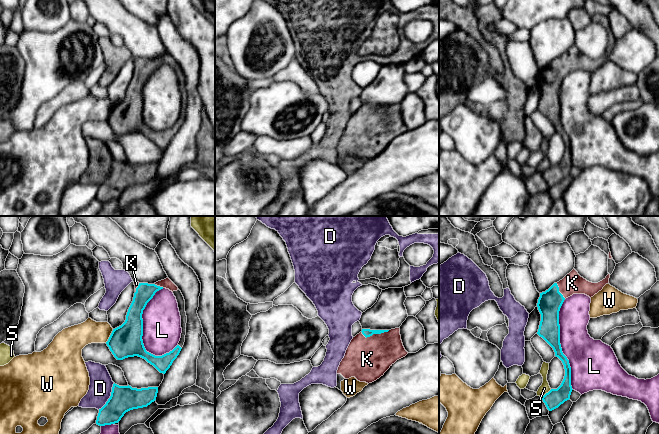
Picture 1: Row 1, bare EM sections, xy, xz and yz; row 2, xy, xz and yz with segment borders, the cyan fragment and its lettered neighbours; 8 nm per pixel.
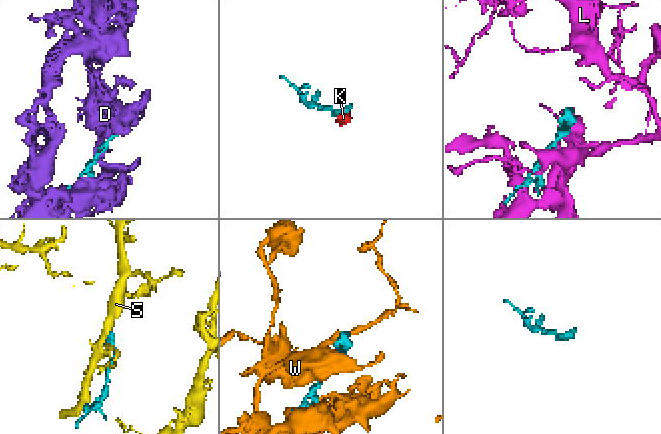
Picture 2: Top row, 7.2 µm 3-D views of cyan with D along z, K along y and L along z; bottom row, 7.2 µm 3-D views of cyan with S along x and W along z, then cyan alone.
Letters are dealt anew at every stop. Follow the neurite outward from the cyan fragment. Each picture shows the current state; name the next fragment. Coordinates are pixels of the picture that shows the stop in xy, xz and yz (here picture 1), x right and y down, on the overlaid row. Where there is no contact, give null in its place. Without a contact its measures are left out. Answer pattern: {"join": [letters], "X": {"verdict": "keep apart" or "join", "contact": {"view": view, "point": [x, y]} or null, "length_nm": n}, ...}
{"join": ["K"], "D": {"verdict": "keep apart", "contact": {"view": "xy", "point": [110, 397]}, "length_nm": 260}, "K": {"verdict": "join", "contact": {"view": "xz", "point": [375, 333]}, "length_nm": 240}, "L": {"verdict": "keep apart", "contact": {"view": "xy", "point": [142, 322]}, "length_nm": 550}, "S": {"verdict": "keep apart", "contact": {"view": "yz", "point": [546, 393]}, "length_nm": 110}, "W": {"verdict": "keep apart", "contact": {"view": "xy", "point": [110, 336]}, "length_nm": 130}}

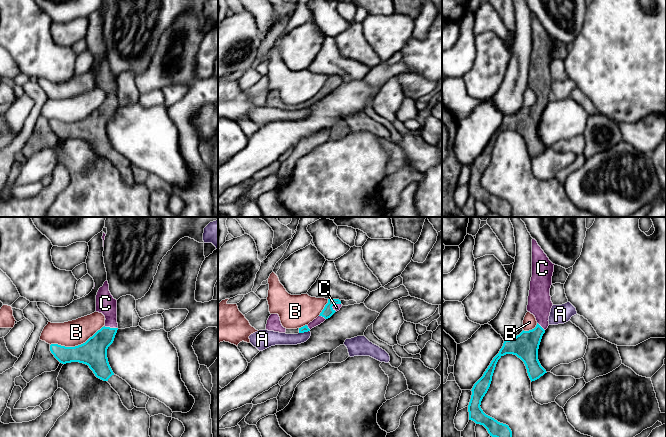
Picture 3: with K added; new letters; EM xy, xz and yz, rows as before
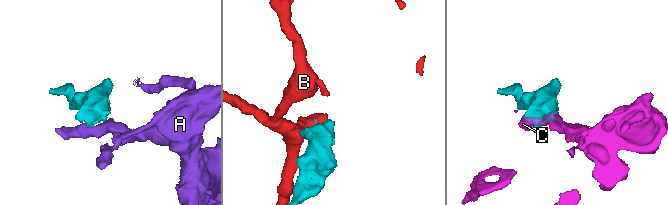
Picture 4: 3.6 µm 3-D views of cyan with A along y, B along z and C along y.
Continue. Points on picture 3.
{"join": ["C"], "A": {"verdict": "keep apart", "contact": {"view": "xz", "point": [304, 331]}, "length_nm": 90}, "B": {"verdict": "keep apart", "contact": {"view": "xy", "point": [78, 345]}, "length_nm": 460}, "C": {"verdict": "join", "contact": {"view": "xy", "point": [111, 328]}, "length_nm": 110}}

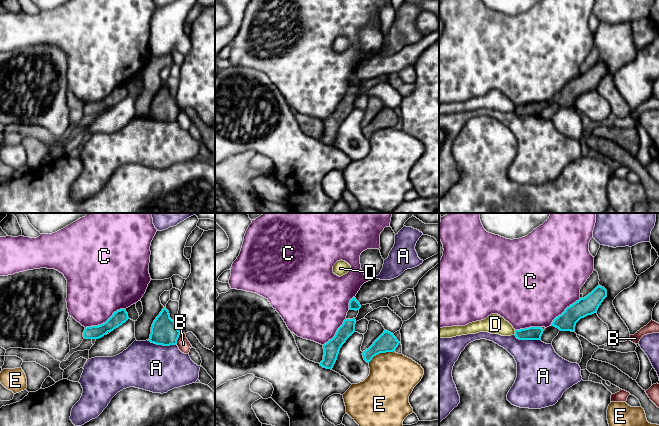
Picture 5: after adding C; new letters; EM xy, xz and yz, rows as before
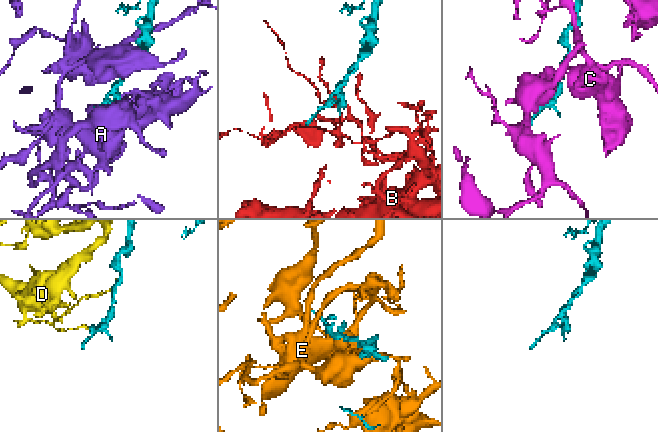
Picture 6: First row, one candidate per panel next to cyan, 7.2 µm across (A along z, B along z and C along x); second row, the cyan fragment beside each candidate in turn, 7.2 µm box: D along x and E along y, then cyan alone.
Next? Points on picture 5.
{"join": [], "A": {"verdict": "keep apart", "contact": {"view": "xy", "point": [162, 344]}, "length_nm": 240}, "B": {"verdict": "keep apart", "contact": {"view": "xy", "point": [178, 337]}, "length_nm": 90}, "C": {"verdict": "keep apart", "contact": {"view": "xy", "point": [105, 322]}, "length_nm": 360}, "D": {"verdict": "keep apart", "contact": {"view": "yz", "point": [515, 332]}, "length_nm": 40}, "E": {"verdict": "keep apart", "contact": {"view": "xz", "point": [381, 352]}, "length_nm": 240}}

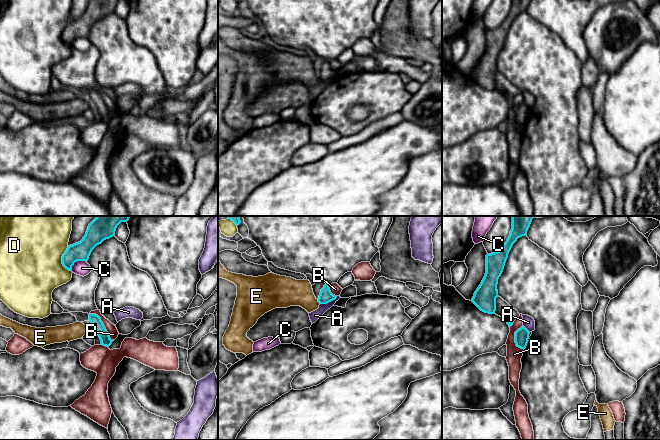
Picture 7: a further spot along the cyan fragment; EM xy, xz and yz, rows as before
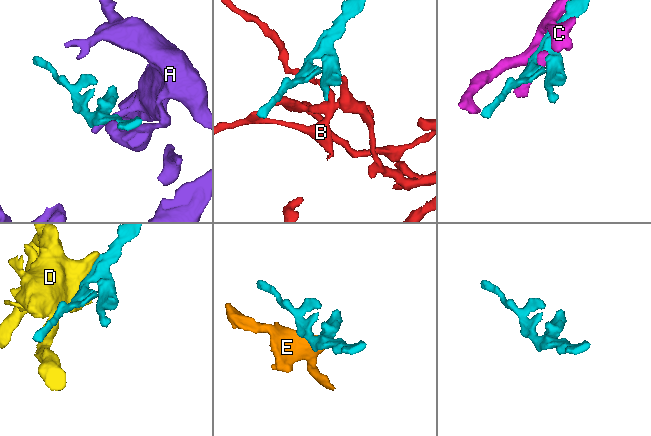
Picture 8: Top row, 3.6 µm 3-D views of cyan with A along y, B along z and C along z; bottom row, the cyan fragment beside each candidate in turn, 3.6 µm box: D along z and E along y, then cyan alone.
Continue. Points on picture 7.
{"join": [], "A": {"verdict": "keep apart", "contact": {"view": "xz", "point": [328, 302]}, "length_nm": 160}, "B": {"verdict": "keep apart", "contact": {"view": "xy", "point": [103, 325]}, "length_nm": 300}, "C": {"verdict": "keep apart", "contact": {"view": "xy", "point": [76, 261]}, "length_nm": 150}, "D": {"verdict": "keep apart", "contact": {"view": "xy", "point": [62, 260]}, "length_nm": 220}, "E": {"verdict": "keep apart", "contact": {"view": "xz", "point": [318, 301]}, "length_nm": 50}}

